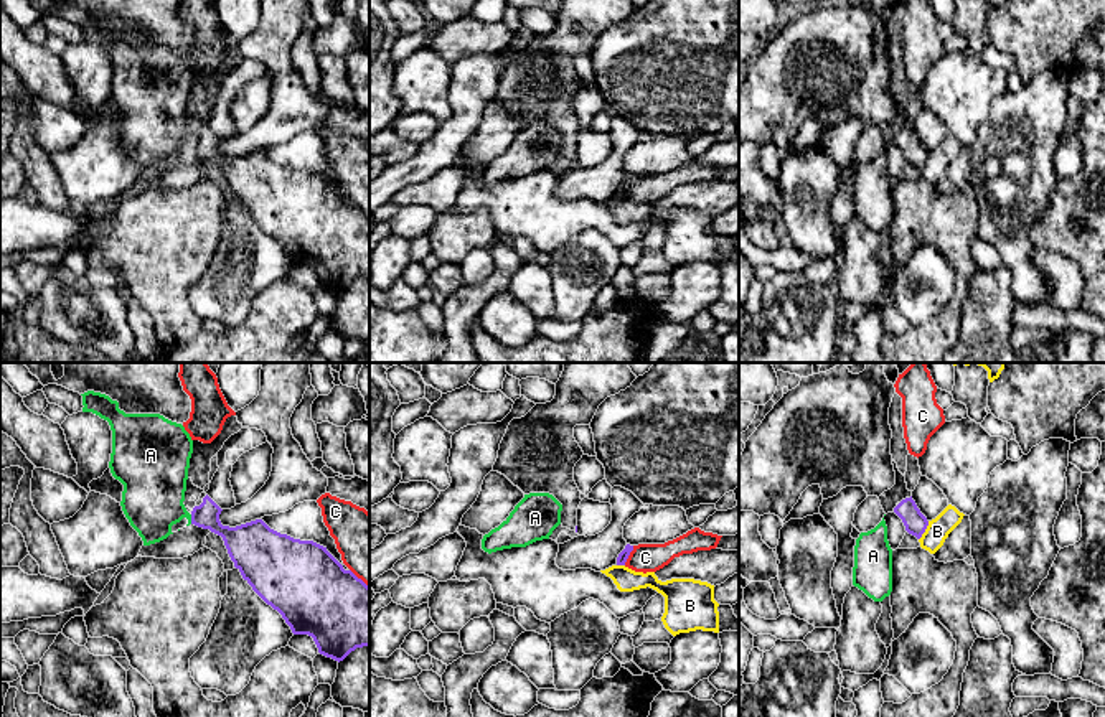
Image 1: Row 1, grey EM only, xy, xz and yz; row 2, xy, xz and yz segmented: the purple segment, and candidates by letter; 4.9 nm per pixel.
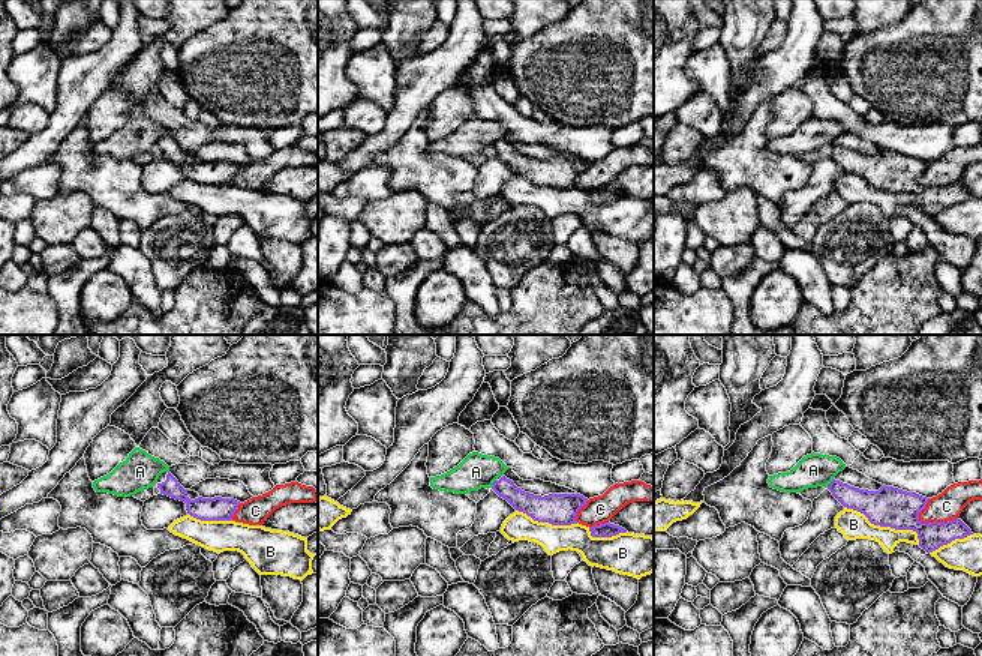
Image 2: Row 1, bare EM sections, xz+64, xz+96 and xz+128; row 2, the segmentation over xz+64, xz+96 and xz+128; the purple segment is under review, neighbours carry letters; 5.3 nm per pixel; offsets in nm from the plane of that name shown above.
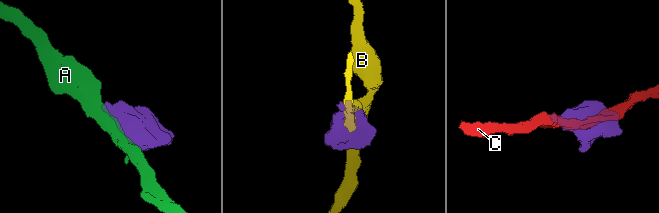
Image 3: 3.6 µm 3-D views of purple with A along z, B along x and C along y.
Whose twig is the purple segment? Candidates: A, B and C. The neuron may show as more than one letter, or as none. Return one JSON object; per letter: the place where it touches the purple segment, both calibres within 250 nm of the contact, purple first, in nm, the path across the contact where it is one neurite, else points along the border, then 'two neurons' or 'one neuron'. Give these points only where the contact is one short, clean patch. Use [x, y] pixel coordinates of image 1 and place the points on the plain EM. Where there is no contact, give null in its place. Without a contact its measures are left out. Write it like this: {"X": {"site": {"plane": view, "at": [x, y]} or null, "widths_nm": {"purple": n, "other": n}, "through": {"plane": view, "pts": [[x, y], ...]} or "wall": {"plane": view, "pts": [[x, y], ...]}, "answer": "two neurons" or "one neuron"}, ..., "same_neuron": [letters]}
{"A": {"site": {"plane": "xy", "at": [192, 150]}, "widths_nm": {"purple": 140, "other": 300}, "wall": {"plane": "xy", "pts": [[190, 145], [192, 154]]}, "answer": "two neurons"}, "B": {"site": {"plane": "yz", "at": [924, 162]}, "widths_nm": {"purple": 110, "other": 110}, "answer": "two neurons"}, "C": {"site": {"plane": "xz", "at": [629, 185]}, "widths_nm": {"purple": 50, "other": 140}, "answer": "two neurons"}, "same_neuron": []}

